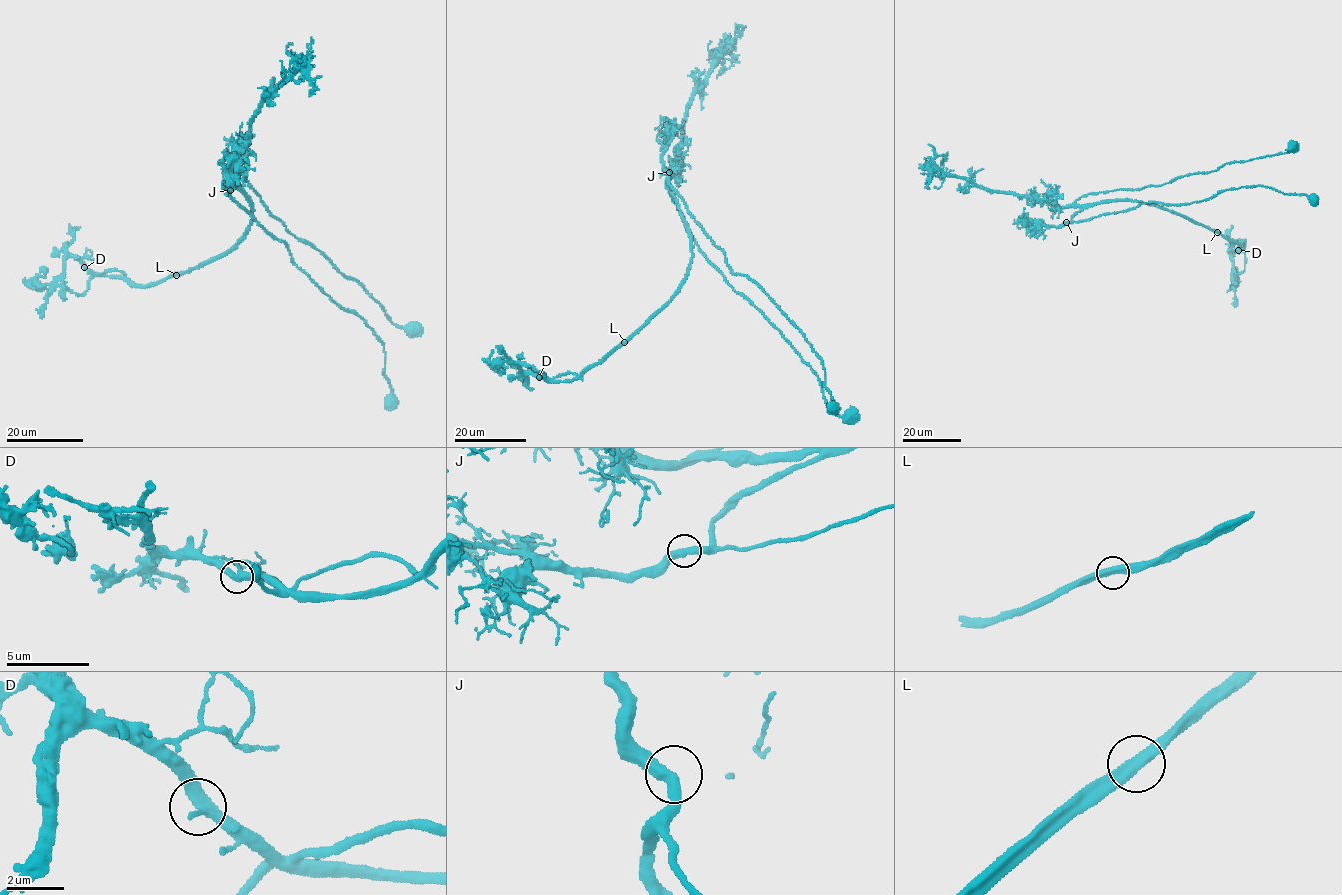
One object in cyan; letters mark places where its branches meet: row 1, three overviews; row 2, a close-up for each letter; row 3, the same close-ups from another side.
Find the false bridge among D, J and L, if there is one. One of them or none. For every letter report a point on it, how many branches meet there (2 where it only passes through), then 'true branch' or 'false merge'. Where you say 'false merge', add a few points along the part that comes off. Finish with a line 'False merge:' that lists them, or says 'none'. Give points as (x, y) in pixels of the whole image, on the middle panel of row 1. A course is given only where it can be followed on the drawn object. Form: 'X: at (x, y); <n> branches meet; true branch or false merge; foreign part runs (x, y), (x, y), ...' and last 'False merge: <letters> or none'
D: at (539, 377); 2 branches meet; true branch
J: at (669, 172); 2 branches meet; true branch
L: at (624, 342); 2 branches meet; false merge; foreign part runs (624, 341), (675, 294), (692, 257), (667, 179), (733, 273), (758, 285), (811, 345), (832, 408)
False merge: L

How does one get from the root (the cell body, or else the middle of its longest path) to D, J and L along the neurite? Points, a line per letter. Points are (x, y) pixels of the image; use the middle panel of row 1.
D: (849, 417), (831, 411), (810, 366), (700, 250), (670, 191), (691, 238), (679, 292), (576, 378), (539, 377)
J: (849, 417), (831, 411), (810, 366), (700, 250), (667, 186), (669, 172)
L: (849, 417), (831, 411), (810, 366), (700, 250), (670, 191), (691, 238), (689, 273), (671, 300), (624, 341)

